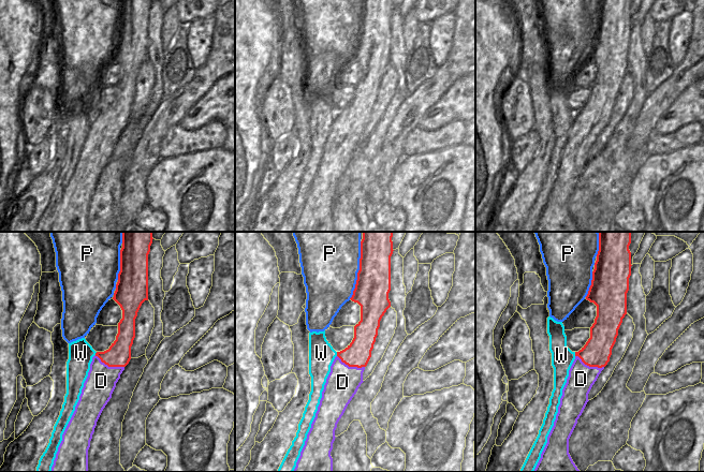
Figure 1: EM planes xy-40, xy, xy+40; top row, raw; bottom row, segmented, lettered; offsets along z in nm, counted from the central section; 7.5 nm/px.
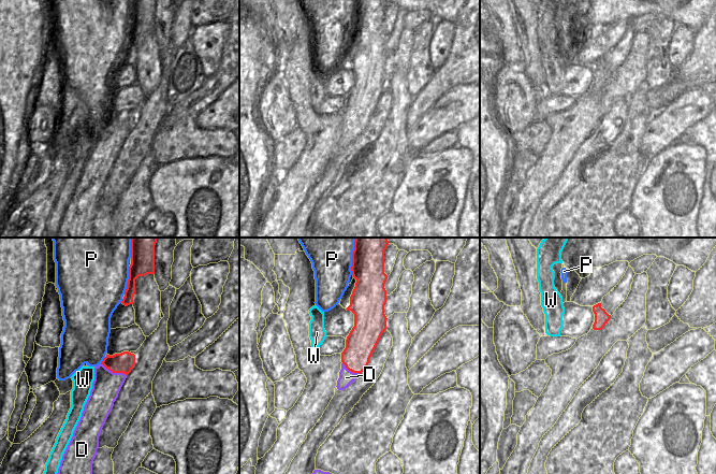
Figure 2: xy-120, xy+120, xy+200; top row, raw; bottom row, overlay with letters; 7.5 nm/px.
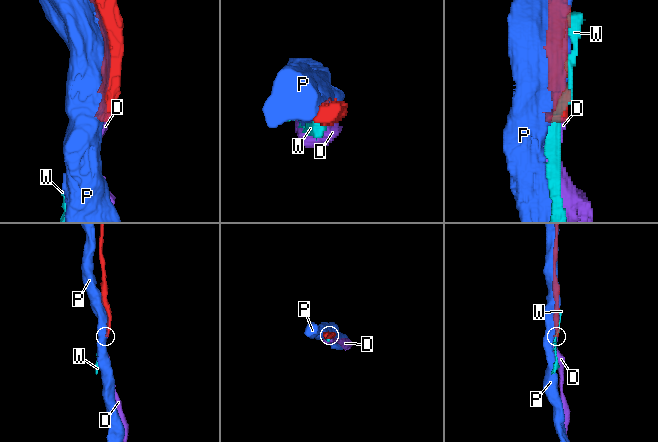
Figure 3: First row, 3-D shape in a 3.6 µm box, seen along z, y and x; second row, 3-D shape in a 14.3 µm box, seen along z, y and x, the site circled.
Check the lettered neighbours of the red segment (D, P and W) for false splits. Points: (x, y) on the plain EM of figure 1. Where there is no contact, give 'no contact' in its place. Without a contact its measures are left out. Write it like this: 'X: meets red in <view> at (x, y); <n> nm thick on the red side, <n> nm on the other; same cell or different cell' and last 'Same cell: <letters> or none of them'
D: meets red in xy-40 at (110, 126); 180 nm thick on the red side, 220 nm on the other; same cell
P: meets red in xy at (358, 30); 260 nm thick on the red side, 420 nm on the other; different cell
W: meets red in xy at (337, 114); 190 nm thick on the red side, 190 nm on the other; different cell
Same cell: D

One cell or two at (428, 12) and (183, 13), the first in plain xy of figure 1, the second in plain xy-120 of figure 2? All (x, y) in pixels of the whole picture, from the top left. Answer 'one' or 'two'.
two

